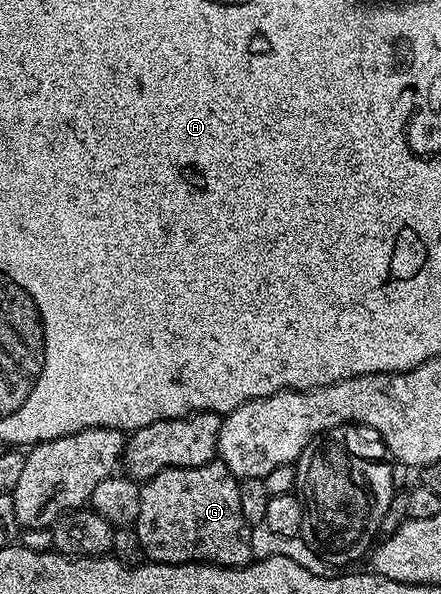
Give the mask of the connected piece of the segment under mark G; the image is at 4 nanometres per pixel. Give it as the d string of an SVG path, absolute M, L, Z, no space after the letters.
M224 462L203 466L170 466L142 483L141 512L134 529L141 540L143 557L148 563L180 566L186 562L248 566L251 553L251 527L241 512L240 479L229 472Z

